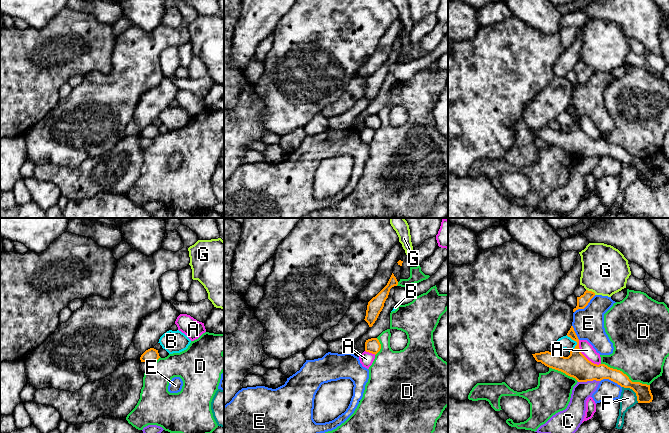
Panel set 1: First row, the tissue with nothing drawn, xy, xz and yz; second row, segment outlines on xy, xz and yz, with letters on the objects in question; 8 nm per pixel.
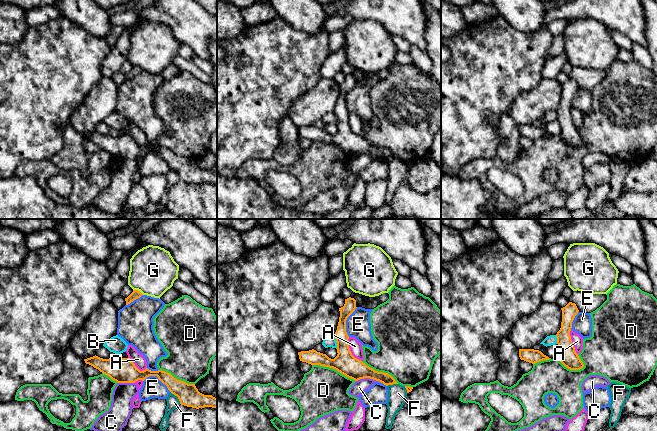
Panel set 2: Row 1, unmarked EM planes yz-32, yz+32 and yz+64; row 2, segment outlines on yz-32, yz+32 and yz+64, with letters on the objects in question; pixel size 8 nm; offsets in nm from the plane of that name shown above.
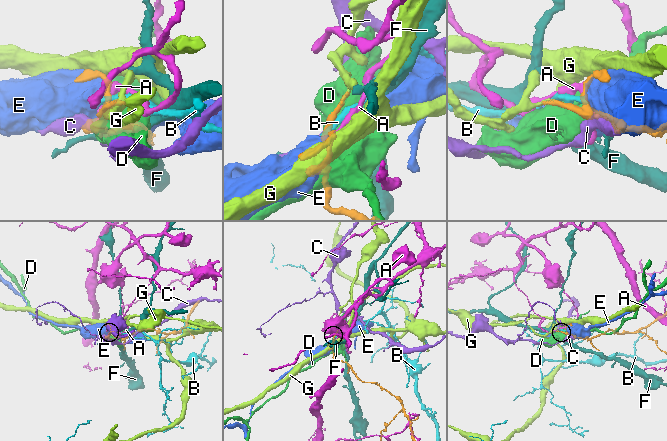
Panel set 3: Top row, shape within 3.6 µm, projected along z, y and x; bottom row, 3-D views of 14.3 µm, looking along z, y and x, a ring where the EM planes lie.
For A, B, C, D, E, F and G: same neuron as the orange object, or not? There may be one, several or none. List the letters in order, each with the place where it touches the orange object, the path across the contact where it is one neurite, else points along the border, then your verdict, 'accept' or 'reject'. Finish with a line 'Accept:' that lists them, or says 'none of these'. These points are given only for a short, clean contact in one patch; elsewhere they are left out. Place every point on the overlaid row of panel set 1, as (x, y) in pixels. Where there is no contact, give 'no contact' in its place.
A: contact yz (584, 356); reject
B: contact yz (576, 341); border yz (566, 335), (576, 342), (575, 347), (571, 351); reject
C: contact yz (588, 380); border yz (599, 380), (578, 382); reject
D: contact yz (625, 374); reject
E: contact yz (585, 306); reject
F: contact yz (633, 390); border yz (622, 386), (629, 387), (635, 393), (638, 402); reject
G: contact yz (591, 291); accept
Accept: G

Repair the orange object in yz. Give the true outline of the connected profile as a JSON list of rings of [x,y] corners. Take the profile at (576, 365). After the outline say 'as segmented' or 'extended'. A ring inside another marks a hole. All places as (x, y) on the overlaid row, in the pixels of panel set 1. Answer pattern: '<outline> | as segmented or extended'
[[[571,326],[567,336],[577,342],[577,345],[570,351],[568,357],[545,351],[532,354],[535,360],[549,368],[561,371],[566,375],[575,378],[578,382],[609,379],[621,387],[632,389],[636,393],[638,403],[652,402],[653,395],[650,390],[650,385],[632,382],[629,377],[620,370],[610,368],[605,364],[597,365],[589,361],[581,353],[579,339],[573,326]]] | as segmented

